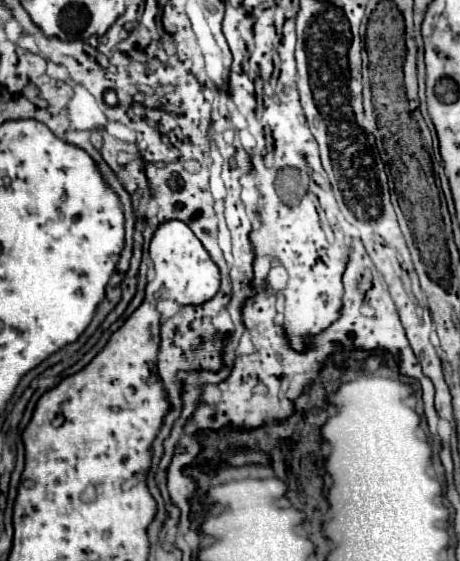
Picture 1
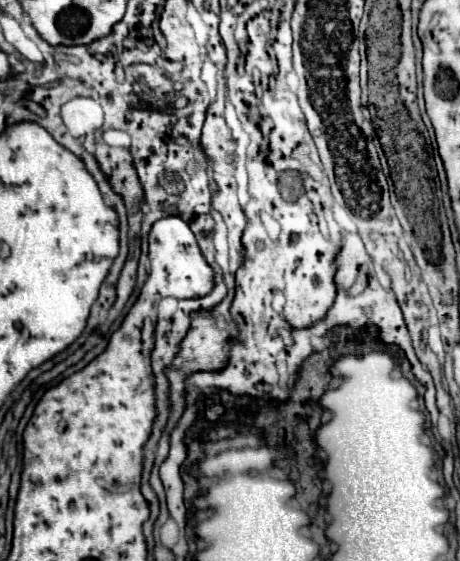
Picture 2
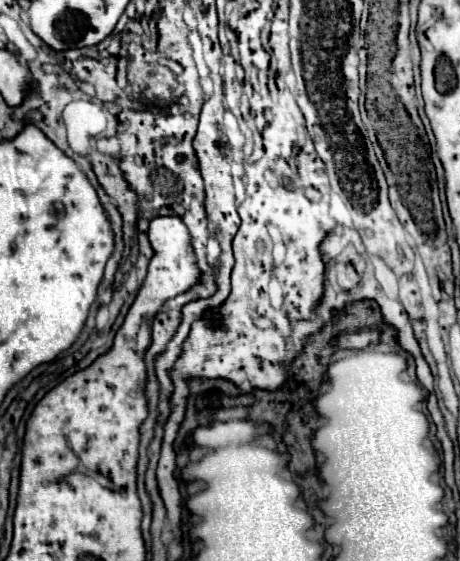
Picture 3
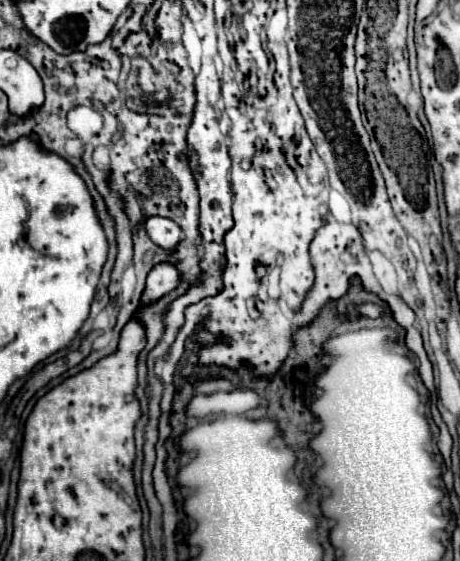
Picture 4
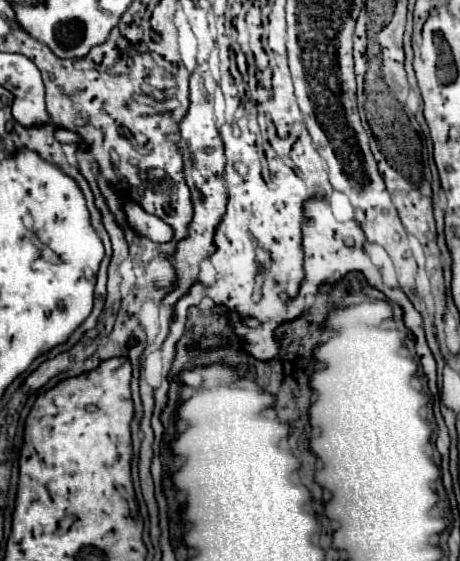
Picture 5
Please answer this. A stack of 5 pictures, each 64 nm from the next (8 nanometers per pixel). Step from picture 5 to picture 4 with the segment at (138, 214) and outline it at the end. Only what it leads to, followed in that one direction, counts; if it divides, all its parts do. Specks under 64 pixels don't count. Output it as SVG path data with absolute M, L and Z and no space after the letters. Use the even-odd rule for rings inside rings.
M162 216L148 218L146 232L148 232L150 240L166 252L176 252L176 246L182 240L182 228L174 220L162 218Z

